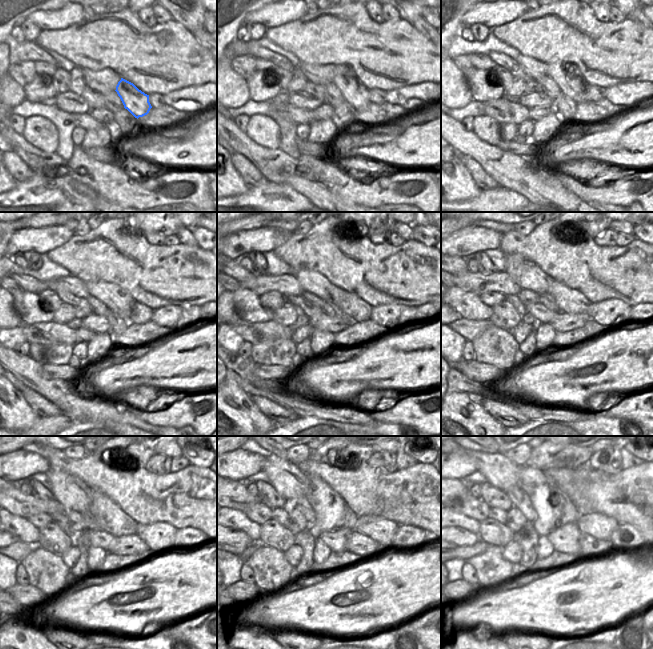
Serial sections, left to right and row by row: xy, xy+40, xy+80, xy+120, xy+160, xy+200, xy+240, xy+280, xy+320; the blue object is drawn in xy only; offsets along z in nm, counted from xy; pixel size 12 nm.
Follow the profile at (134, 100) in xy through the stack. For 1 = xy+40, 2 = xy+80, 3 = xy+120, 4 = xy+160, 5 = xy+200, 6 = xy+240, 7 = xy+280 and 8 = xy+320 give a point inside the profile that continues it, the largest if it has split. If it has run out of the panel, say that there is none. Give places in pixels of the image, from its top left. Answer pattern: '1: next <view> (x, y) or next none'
1: next xy+40 (354, 92)
2: next xy+80 (567, 76)
3: next xy+120 (118, 300)
4: next xy+160 (314, 282)
5: next xy+200 (528, 275)
6: next xy+240 (71, 492)
7: next xy+280 (290, 483)
8: next xy+320 (499, 471)

